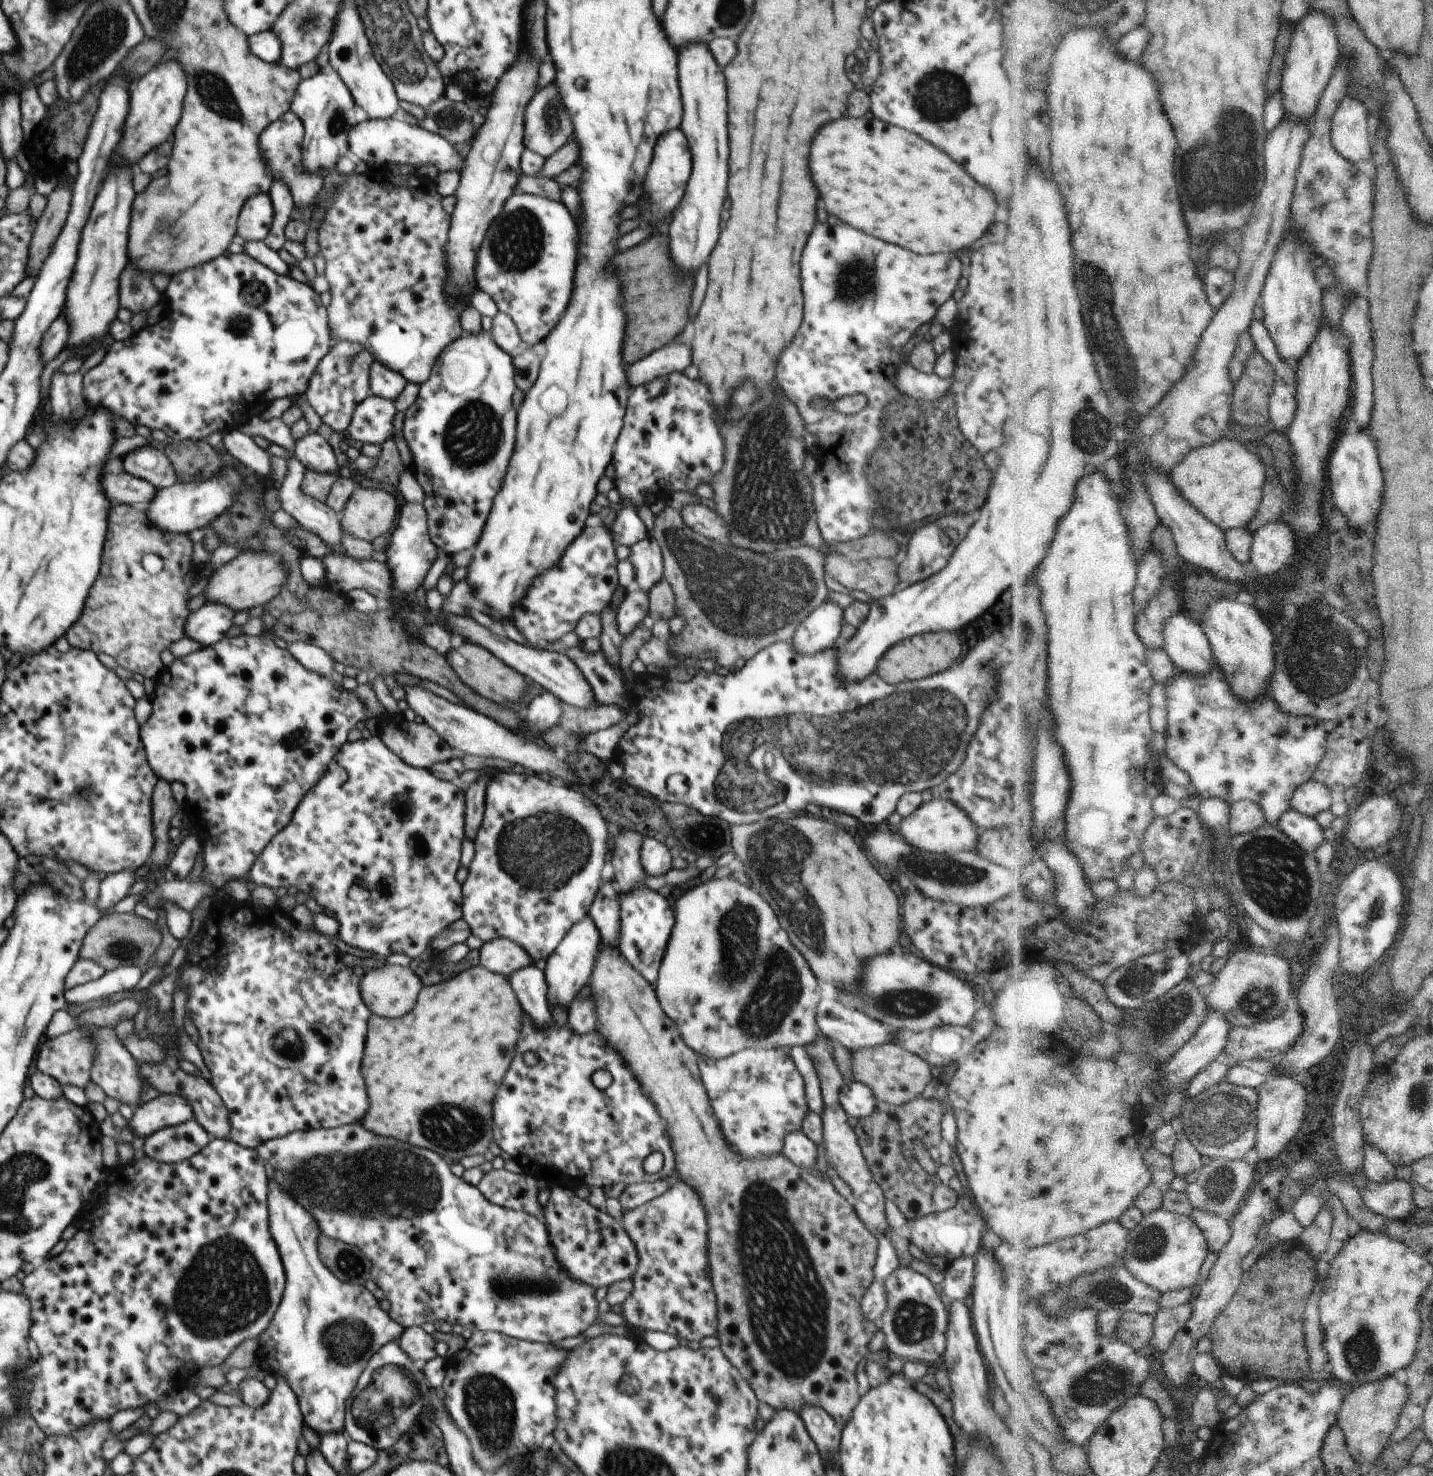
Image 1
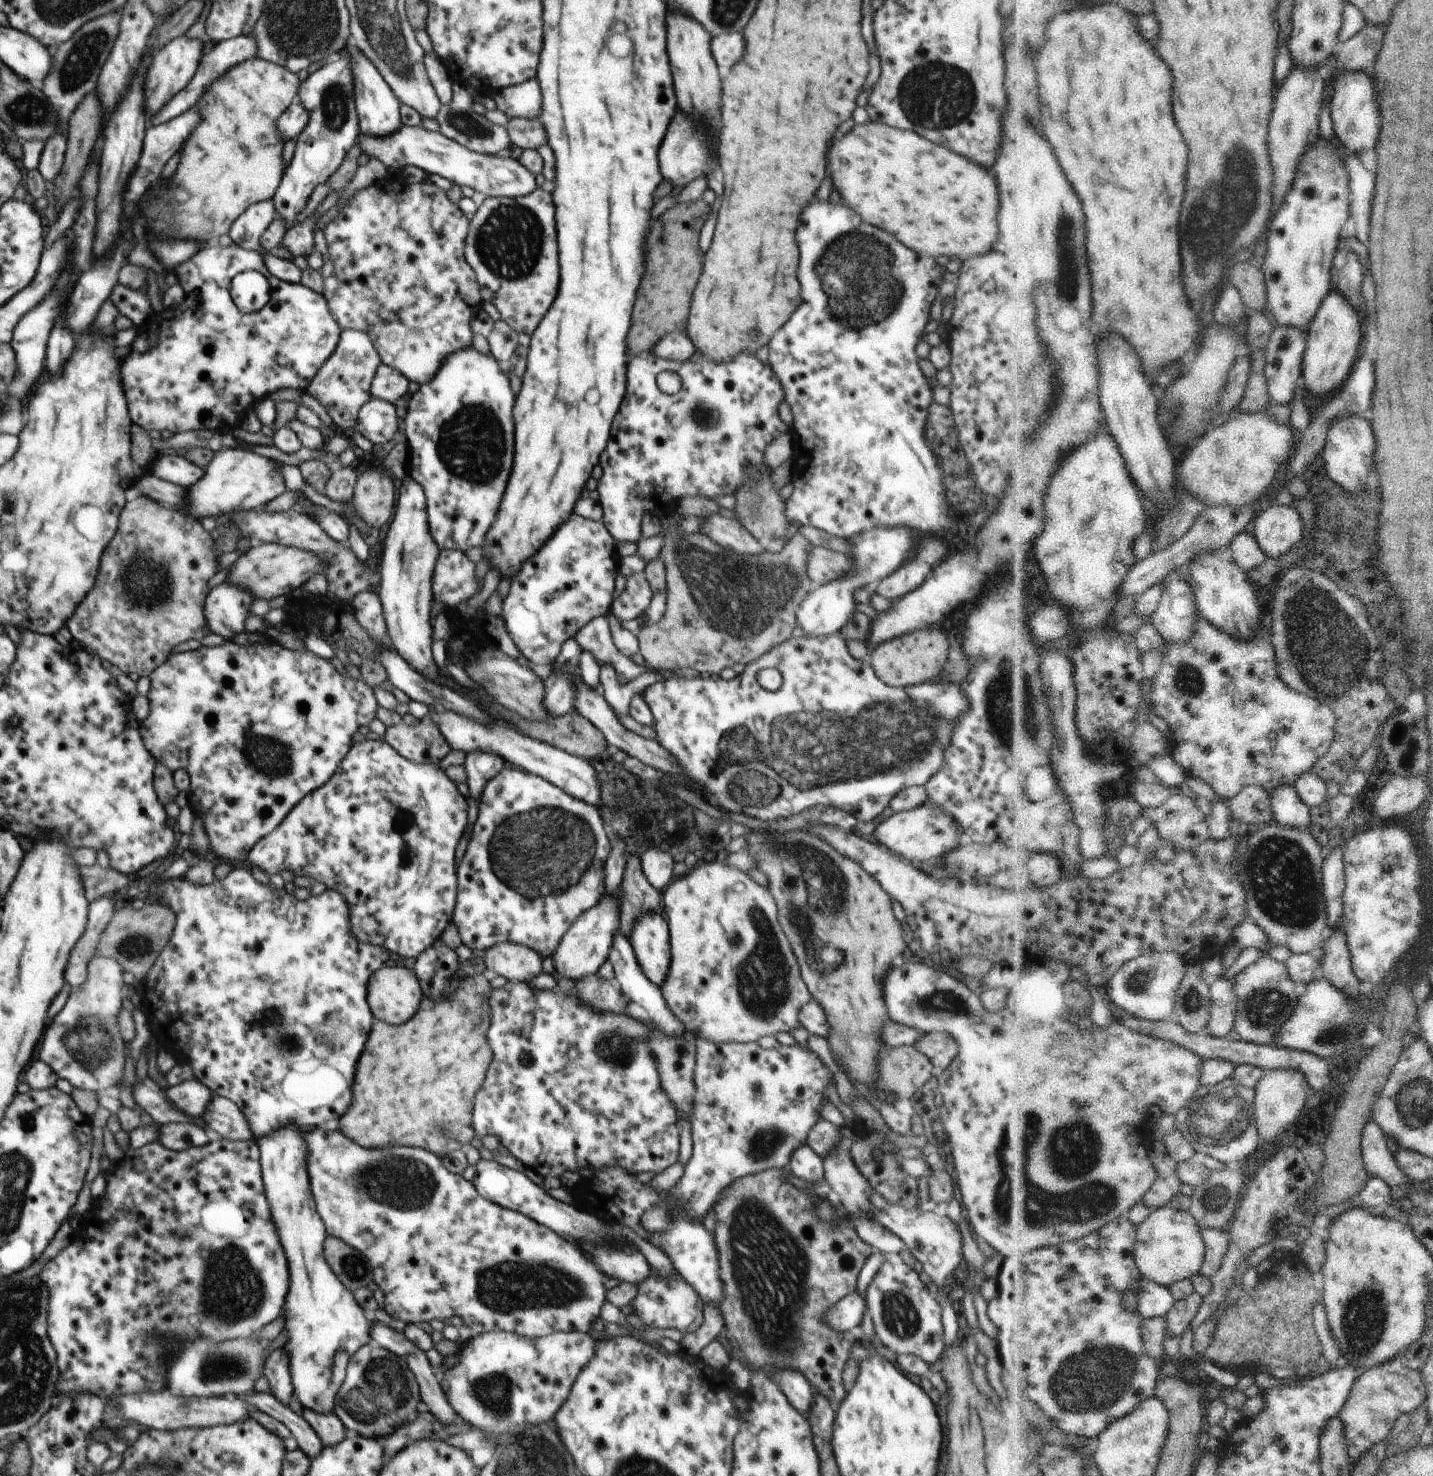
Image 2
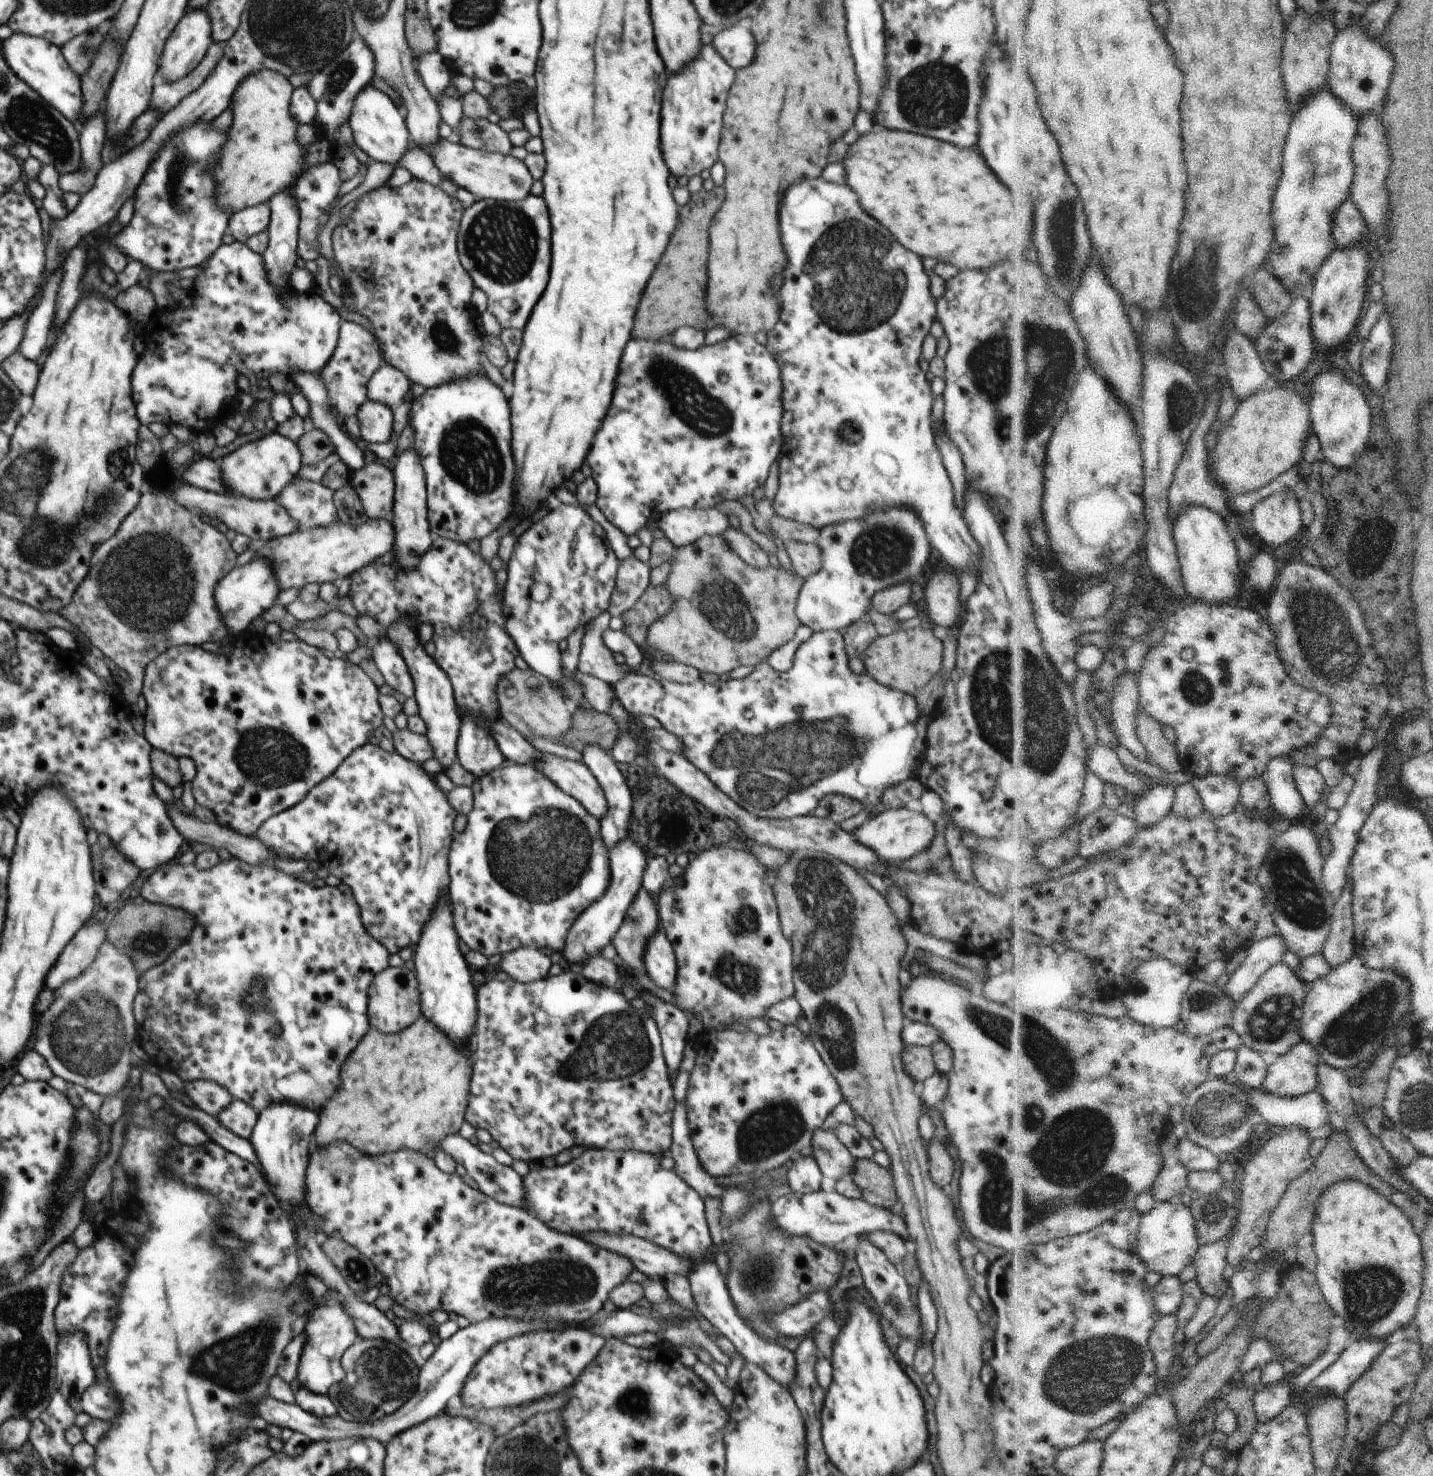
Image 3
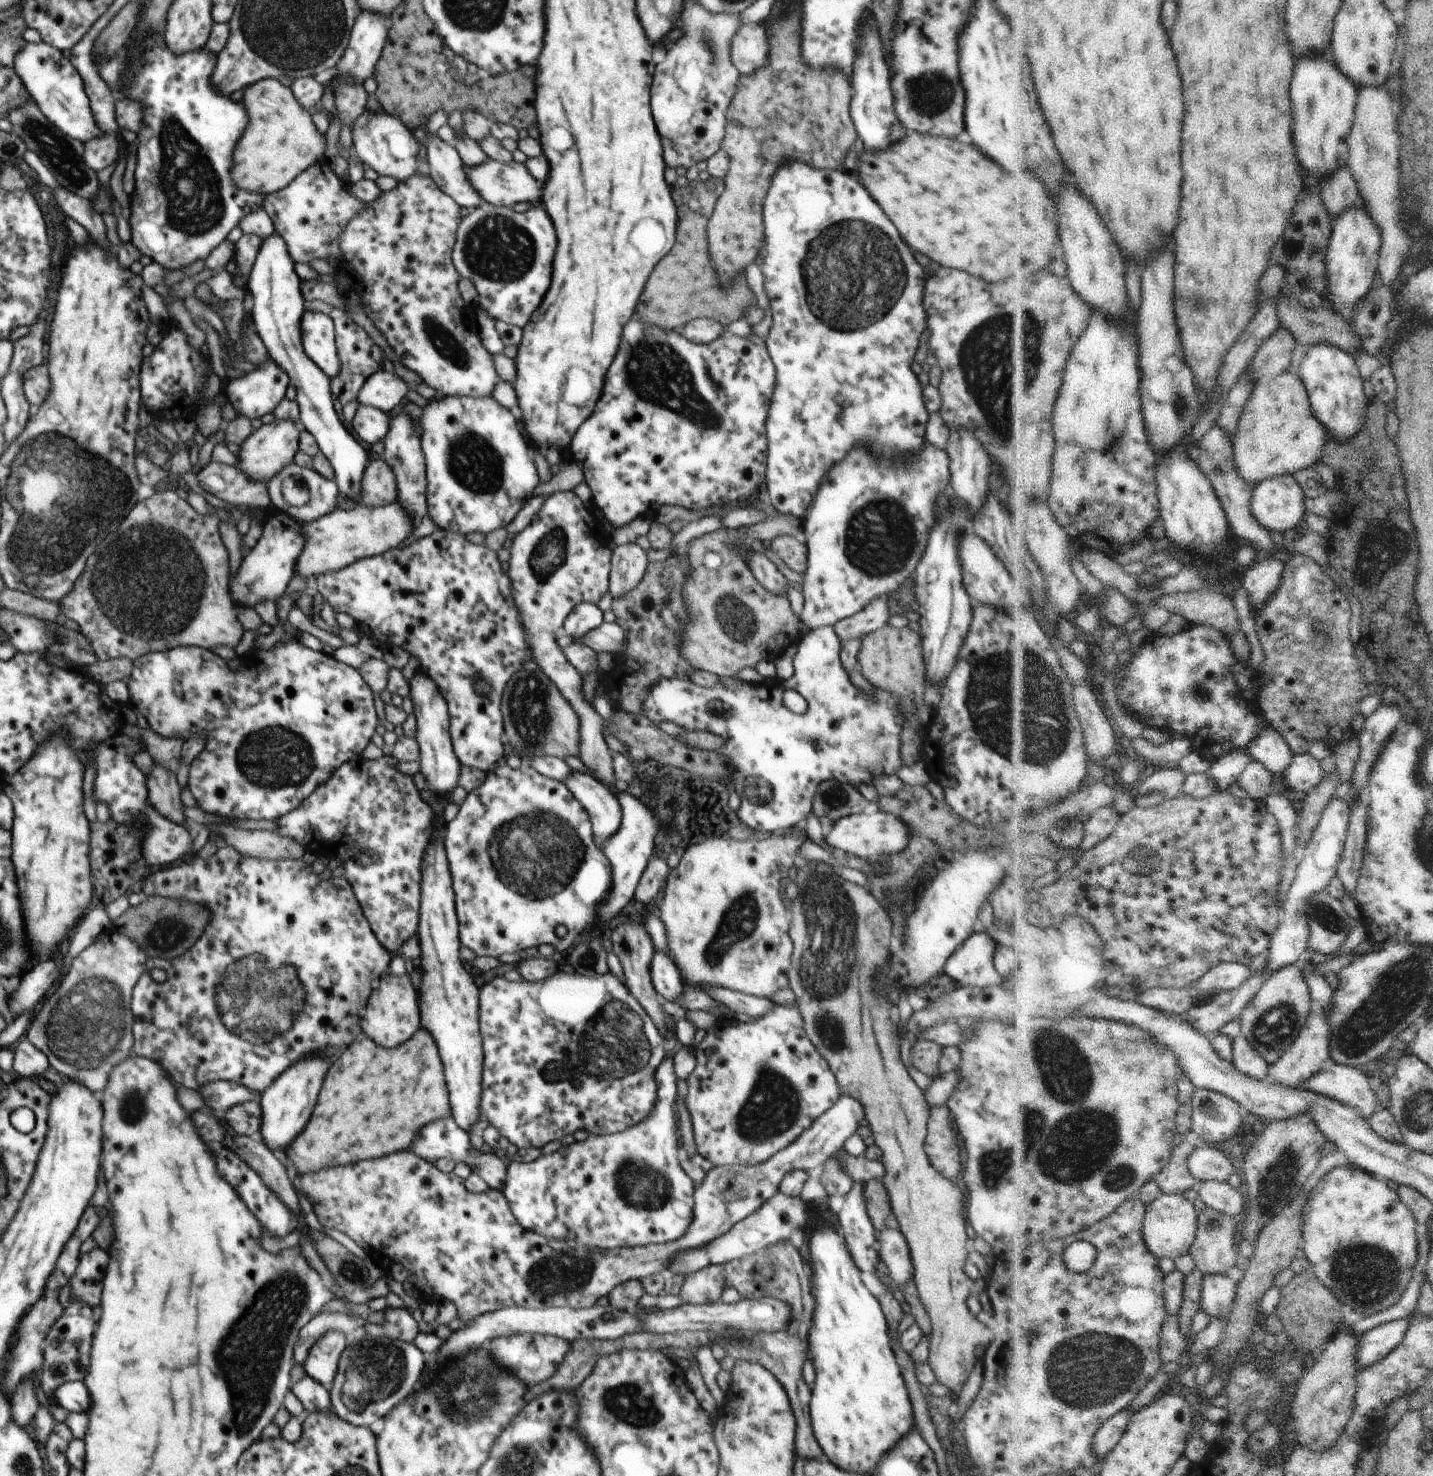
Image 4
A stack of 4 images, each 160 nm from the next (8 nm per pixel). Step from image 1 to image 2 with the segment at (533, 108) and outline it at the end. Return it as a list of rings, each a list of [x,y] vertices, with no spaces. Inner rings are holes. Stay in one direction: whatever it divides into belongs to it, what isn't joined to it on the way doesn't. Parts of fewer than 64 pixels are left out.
[[[540,116],[529,119],[512,117],[507,124],[509,139],[512,144],[523,149],[536,149],[548,144],[548,136]]]

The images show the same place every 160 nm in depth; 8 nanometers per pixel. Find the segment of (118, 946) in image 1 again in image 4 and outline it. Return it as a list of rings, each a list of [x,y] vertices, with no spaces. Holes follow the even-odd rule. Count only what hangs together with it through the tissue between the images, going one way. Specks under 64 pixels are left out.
[[[151,896],[135,907],[128,907],[113,923],[116,927],[113,932],[133,940],[147,954],[148,959],[172,960],[182,956],[202,936],[210,917],[211,912],[203,905],[182,899]]]

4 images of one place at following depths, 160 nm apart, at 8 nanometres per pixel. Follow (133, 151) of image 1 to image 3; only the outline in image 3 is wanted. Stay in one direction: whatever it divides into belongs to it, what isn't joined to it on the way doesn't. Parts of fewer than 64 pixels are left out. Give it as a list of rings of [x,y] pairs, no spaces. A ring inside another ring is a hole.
[[[193,9],[186,12],[168,37],[160,57],[159,67],[162,68],[162,76],[166,83],[176,82],[188,76],[206,56],[208,47],[214,42],[211,38],[211,22],[206,11]]]

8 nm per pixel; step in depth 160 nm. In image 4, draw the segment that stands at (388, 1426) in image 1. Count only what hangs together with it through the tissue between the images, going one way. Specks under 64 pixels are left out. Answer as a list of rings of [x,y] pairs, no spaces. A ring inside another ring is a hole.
[[[368,1334],[364,1338],[349,1339],[329,1390],[333,1412],[354,1426],[372,1426],[416,1390],[420,1373],[427,1362],[428,1356],[414,1343]]]

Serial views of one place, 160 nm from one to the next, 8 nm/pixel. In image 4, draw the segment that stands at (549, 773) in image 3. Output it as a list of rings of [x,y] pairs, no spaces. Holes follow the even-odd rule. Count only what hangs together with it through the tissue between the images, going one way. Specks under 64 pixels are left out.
[[[572,771],[563,782],[590,815],[594,835],[612,836],[621,825],[623,812],[617,796],[594,775]]]

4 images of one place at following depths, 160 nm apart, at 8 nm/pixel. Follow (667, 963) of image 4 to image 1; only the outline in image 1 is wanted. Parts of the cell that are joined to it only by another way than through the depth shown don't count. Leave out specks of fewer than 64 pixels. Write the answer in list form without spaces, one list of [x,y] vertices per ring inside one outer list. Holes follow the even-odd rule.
[[[638,885],[632,891],[619,893],[620,930],[617,948],[625,959],[654,986],[659,977],[668,939],[675,925],[675,910],[670,908],[666,897],[646,885]]]

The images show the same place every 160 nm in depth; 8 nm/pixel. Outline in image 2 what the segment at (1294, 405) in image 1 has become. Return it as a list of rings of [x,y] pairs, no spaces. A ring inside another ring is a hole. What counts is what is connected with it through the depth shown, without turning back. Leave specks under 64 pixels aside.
[[[1279,327],[1273,332],[1267,354],[1267,377],[1271,400],[1290,406],[1296,388],[1303,382],[1308,334],[1296,327]]]

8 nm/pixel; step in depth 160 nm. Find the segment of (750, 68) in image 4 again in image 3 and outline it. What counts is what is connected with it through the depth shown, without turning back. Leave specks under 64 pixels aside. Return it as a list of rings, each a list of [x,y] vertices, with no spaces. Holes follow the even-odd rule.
[[[726,27],[708,40],[732,68],[748,66],[754,60],[756,42],[754,42],[754,36],[748,28]]]

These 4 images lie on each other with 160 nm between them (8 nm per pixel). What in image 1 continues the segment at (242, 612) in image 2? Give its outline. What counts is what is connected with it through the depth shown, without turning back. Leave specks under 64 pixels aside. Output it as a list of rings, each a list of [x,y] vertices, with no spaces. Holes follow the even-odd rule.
[[[206,602],[203,607],[187,616],[185,636],[203,646],[212,646],[224,638],[233,625],[235,614],[236,612],[226,605]]]

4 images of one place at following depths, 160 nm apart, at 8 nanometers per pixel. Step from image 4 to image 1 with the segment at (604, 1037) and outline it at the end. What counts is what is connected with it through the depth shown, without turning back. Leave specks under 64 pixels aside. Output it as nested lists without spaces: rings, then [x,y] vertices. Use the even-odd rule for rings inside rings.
[[[523,1012],[523,1023],[521,1026],[520,1038],[518,1038],[518,1044],[511,1062],[510,1068],[504,1075],[501,1087],[496,1093],[495,1100],[493,1101],[493,1141],[502,1149],[504,1152],[508,1152],[518,1164],[521,1169],[530,1174],[535,1178],[544,1178],[548,1180],[551,1185],[563,1185],[564,1187],[570,1187],[573,1190],[584,1190],[591,1186],[600,1186],[600,1188],[606,1188],[606,1186],[614,1186],[614,1184],[626,1184],[633,1185],[641,1182],[656,1182],[662,1179],[667,1179],[672,1172],[674,1172],[674,1152],[672,1152],[672,1146],[670,1146],[670,1138],[666,1134],[666,1126],[664,1122],[660,1120],[660,1116],[656,1116],[656,1108],[652,1106],[652,1102],[642,1094],[640,1090],[640,1084],[636,1082],[636,1078],[632,1076],[632,1072],[624,1066],[620,1054],[600,1036],[600,1034],[588,1034],[579,1035],[574,1034],[568,1026],[567,1028],[557,1028],[553,1026],[546,1031],[537,1029],[535,1024],[532,1022],[526,1012]],[[524,1052],[536,1052],[538,1054],[538,1062],[533,1066],[530,1066],[524,1062],[522,1055]],[[596,1070],[608,1070],[612,1075],[612,1083],[606,1089],[598,1089],[594,1083],[592,1083],[592,1074]],[[652,1152],[660,1152],[662,1154],[664,1162],[662,1170],[659,1173],[646,1173],[642,1164],[644,1164],[644,1158]]]

